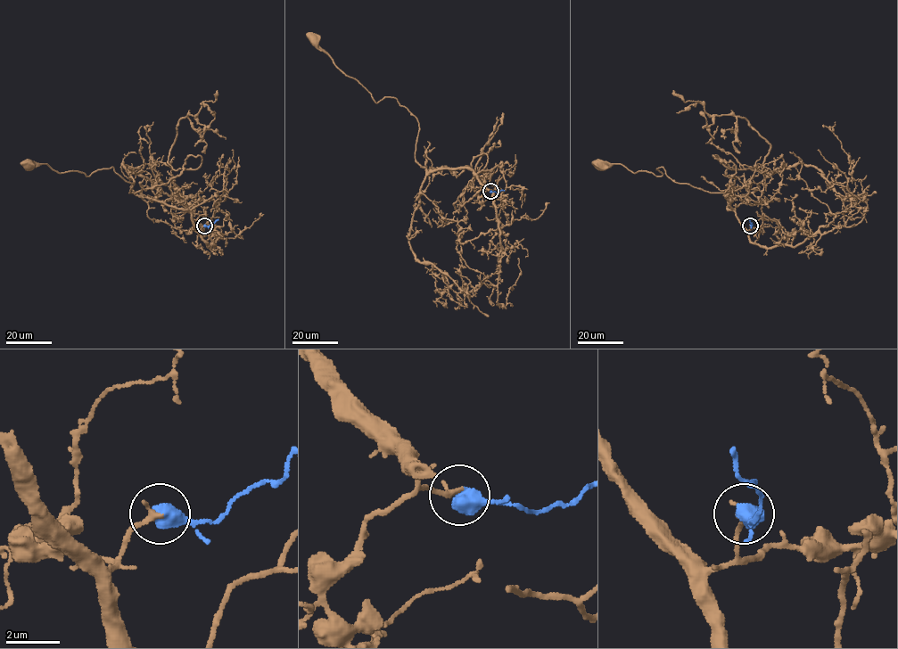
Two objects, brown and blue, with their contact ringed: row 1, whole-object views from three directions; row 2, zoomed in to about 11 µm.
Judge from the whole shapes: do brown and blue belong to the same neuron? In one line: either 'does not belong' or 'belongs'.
belongs

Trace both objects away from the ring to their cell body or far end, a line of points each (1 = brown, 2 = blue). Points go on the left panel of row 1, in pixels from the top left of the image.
1: (204, 225), (199, 230), (186, 209), (129, 193), (134, 184), (112, 167), (86, 176), (27, 163)
2: (204, 225), (209, 225), (218, 219)

